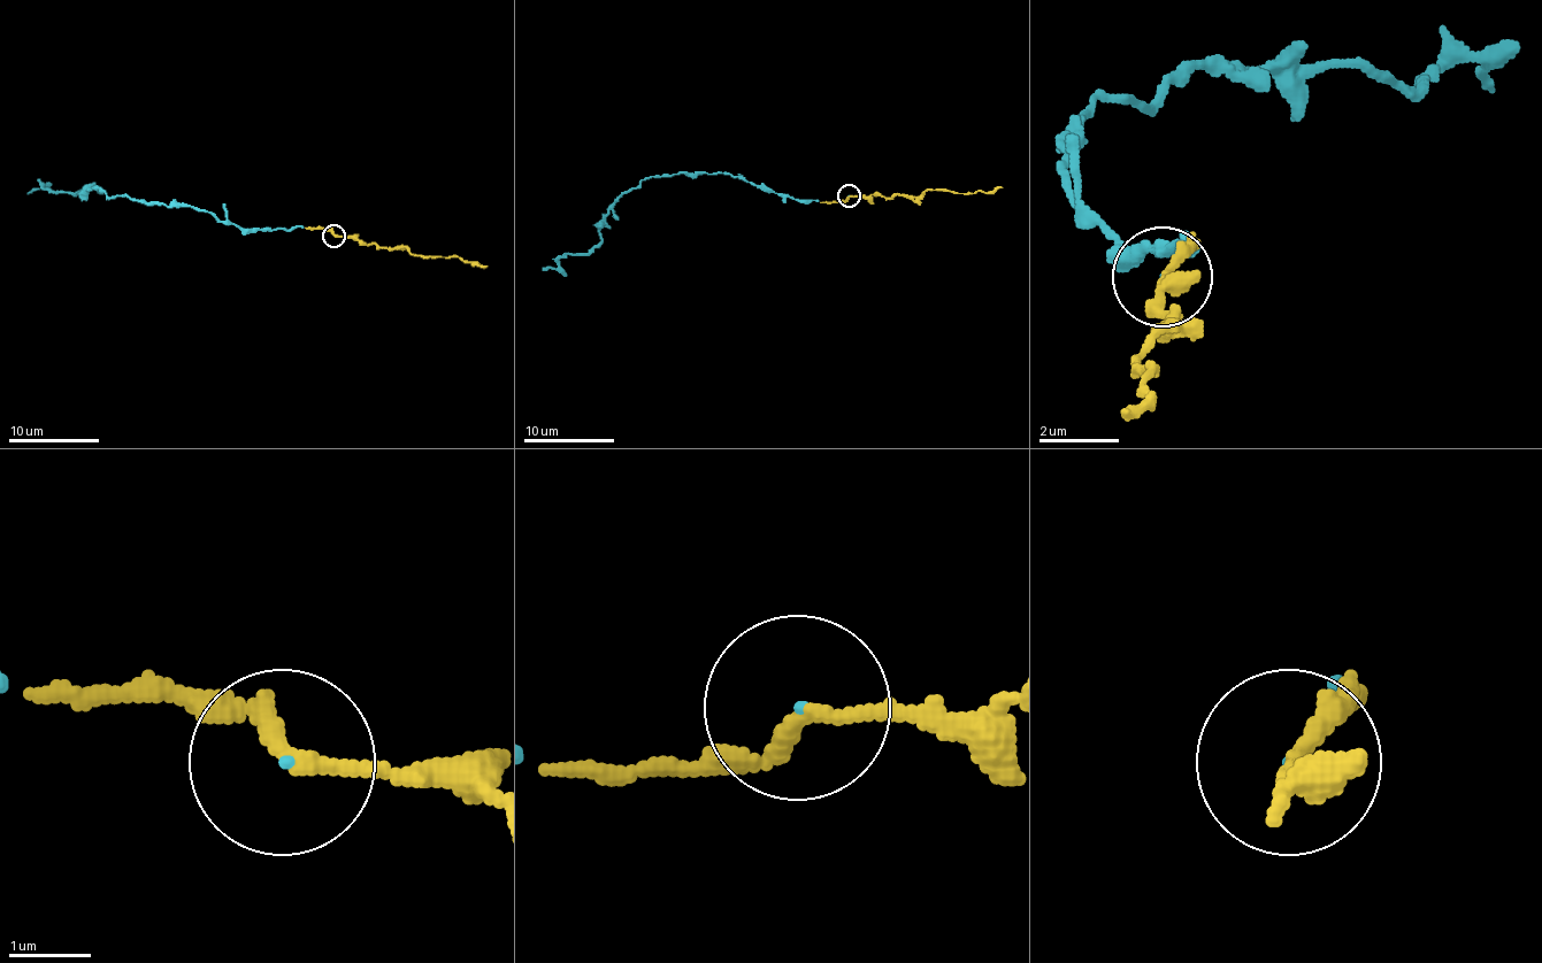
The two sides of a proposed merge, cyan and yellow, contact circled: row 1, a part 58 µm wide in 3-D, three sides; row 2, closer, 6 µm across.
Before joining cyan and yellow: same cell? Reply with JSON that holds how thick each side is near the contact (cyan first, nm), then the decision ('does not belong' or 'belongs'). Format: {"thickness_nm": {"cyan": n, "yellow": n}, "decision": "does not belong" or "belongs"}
{"thickness_nm": {"cyan": 30, "yellow": 200}, "decision": "does not belong"}

